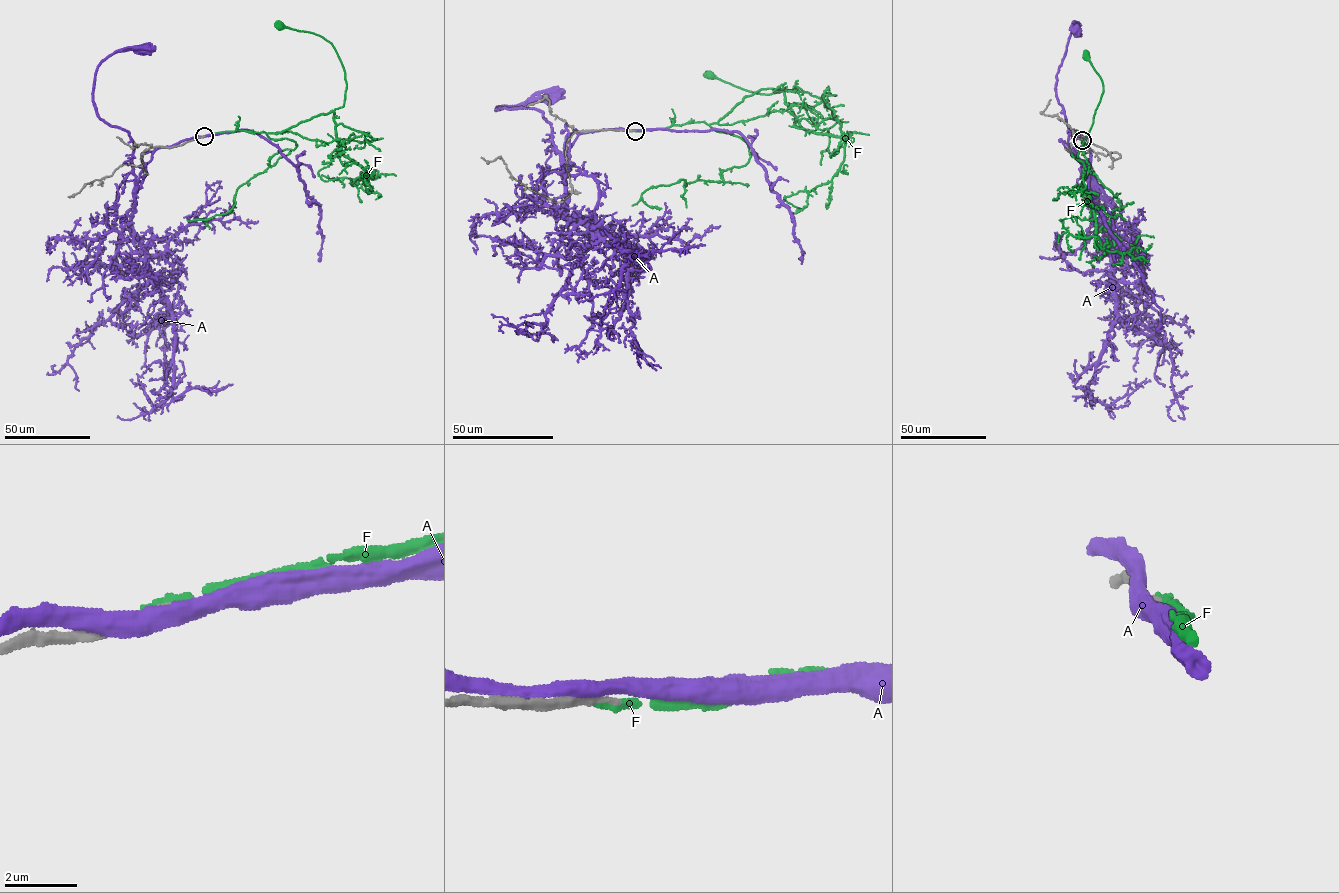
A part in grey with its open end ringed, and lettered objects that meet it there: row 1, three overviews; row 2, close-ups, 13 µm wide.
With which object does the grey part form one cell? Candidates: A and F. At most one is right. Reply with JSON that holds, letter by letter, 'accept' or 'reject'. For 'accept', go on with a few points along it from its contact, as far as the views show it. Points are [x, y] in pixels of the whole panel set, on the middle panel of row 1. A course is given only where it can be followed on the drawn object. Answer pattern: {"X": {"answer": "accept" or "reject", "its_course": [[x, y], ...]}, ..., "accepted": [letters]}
{"A": {"answer": "reject"}, "F": {"answer": "accept", "its_course": [[634, 131], [717, 123], [744, 97], [762, 89], [796, 88], [768, 95], [709, 75]]}, "accepted": ["F"]}

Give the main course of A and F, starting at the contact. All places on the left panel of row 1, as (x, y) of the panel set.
A: (202, 136), (156, 148), (135, 185), (133, 142), (100, 118), (93, 86), (103, 61), (117, 51), (146, 48)
F: (203, 136), (237, 130), (275, 133), (343, 106), (345, 71), (332, 44), (313, 33), (279, 25)

